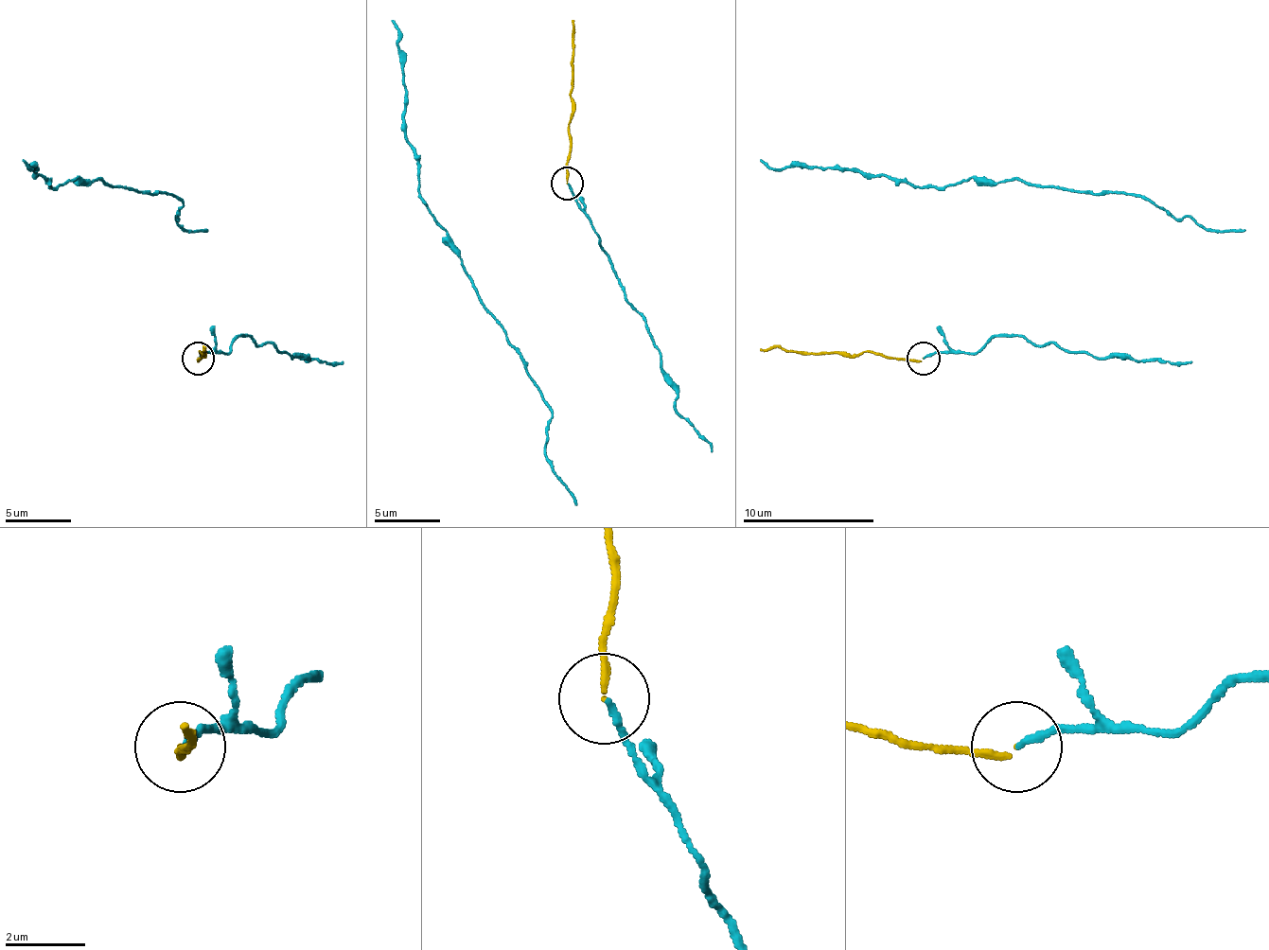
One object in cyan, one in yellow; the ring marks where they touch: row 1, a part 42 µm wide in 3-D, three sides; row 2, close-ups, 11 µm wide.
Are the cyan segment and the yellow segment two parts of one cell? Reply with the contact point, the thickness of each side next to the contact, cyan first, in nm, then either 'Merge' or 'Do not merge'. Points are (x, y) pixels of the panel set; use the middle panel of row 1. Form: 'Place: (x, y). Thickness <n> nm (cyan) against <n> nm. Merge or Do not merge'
Place: (567, 183). Thickness 150 nm (cyan) against 140 nm. Merge

